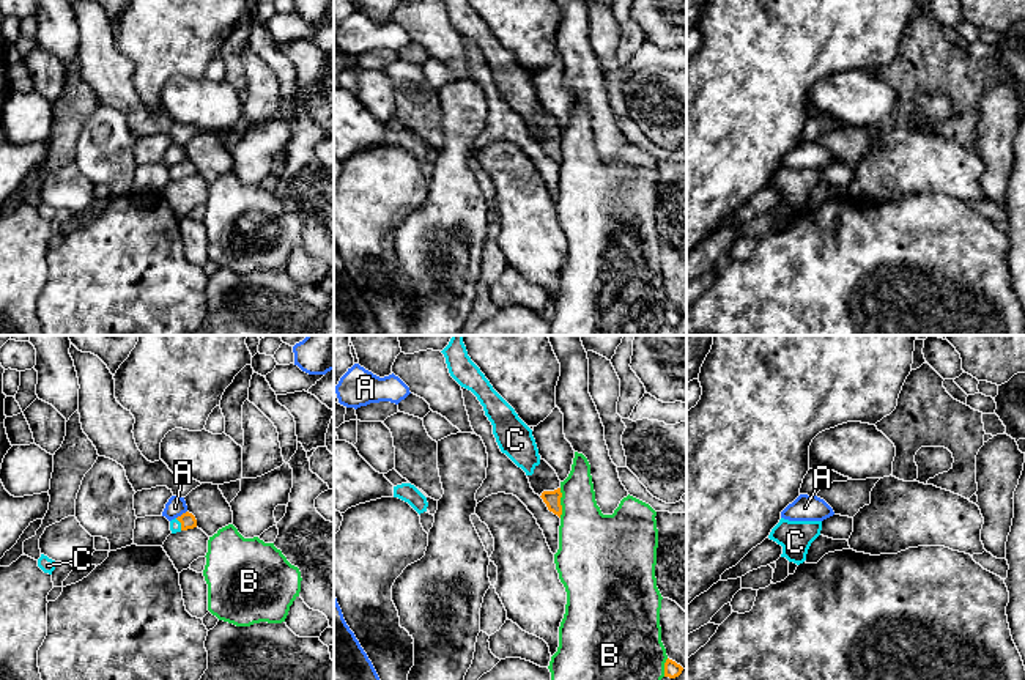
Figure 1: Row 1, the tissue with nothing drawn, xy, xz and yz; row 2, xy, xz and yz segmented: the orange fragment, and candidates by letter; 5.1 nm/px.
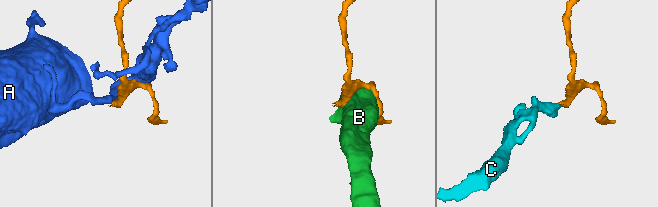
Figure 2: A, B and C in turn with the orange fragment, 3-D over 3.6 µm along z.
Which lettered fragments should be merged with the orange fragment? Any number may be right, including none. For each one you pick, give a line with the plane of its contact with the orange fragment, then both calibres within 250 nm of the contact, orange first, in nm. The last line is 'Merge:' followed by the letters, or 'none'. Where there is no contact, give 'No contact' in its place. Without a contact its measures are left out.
C: Touches orange in xy. Thickness 80 nm (orange) against 60 nm
Merge: C

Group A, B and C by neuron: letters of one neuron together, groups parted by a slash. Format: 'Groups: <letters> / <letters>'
Groups: A / B / C

